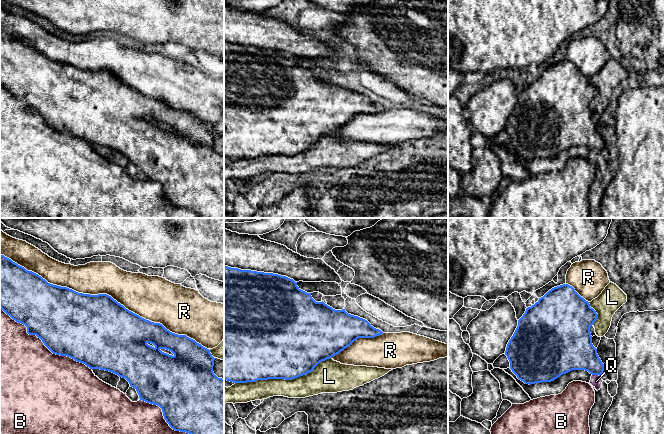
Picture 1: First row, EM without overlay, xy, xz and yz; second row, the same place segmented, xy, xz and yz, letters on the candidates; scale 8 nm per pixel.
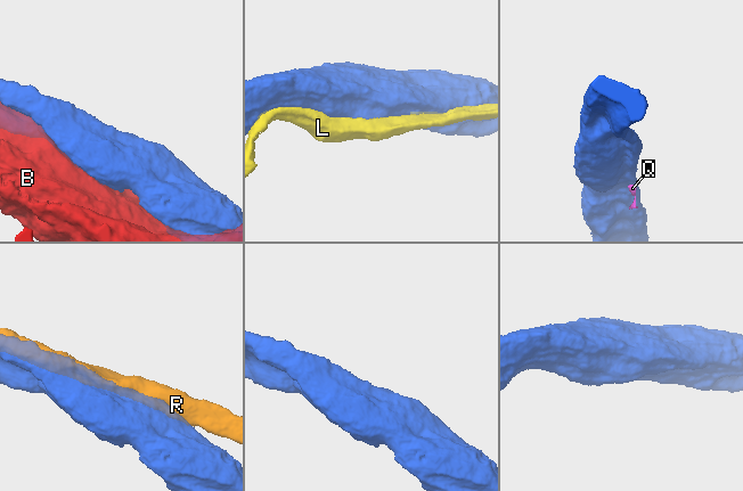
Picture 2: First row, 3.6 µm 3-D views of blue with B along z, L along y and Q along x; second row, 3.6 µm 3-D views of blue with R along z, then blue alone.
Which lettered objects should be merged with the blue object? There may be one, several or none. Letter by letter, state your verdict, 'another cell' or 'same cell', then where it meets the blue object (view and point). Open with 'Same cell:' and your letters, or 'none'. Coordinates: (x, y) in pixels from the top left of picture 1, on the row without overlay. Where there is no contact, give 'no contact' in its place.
Same cell: R
B: another cell | xy (44, 120)
L: another cell | xz (283, 154)
Q: another cell | yz (596, 150)
R: same cell | xy (104, 70)

